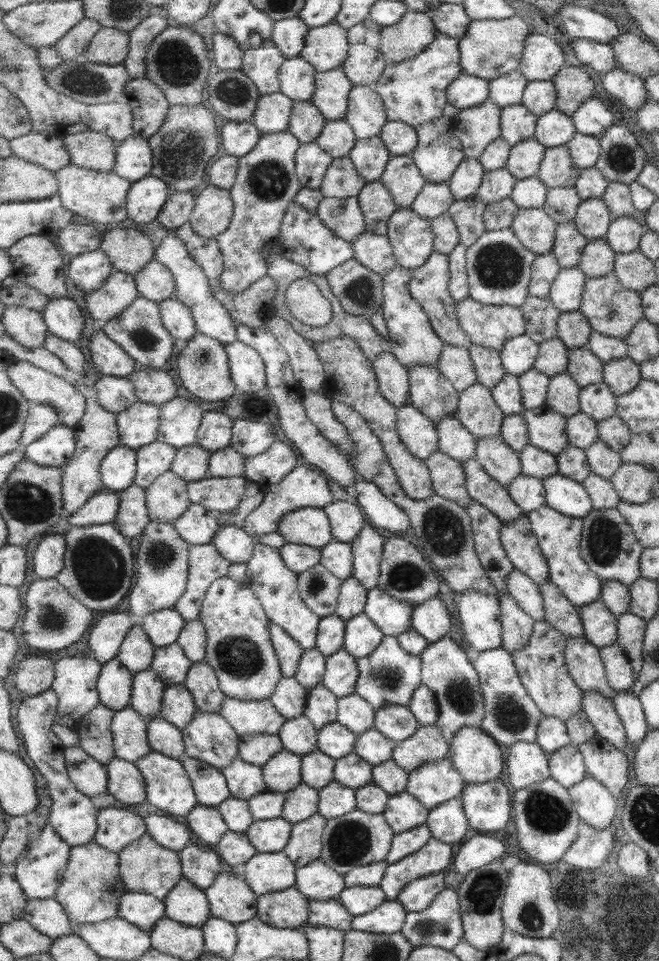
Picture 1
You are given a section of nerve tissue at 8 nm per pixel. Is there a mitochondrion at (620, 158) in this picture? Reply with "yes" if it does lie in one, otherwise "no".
yes

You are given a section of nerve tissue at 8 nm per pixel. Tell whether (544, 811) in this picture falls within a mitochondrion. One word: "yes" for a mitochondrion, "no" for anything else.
yes

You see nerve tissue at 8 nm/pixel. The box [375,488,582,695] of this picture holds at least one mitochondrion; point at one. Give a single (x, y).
(444, 531)

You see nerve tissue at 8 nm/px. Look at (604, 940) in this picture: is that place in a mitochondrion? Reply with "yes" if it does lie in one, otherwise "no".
yes

